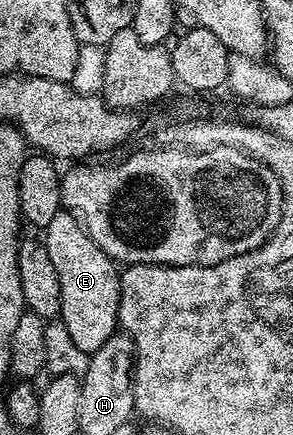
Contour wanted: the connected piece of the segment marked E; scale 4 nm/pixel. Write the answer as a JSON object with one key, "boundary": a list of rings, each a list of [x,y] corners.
{"boundary":[[[60,211],[53,215],[45,230],[45,244],[49,259],[53,259],[53,267],[57,267],[57,279],[61,283],[58,320],[65,323],[65,331],[69,331],[69,339],[73,339],[73,347],[88,355],[95,353],[117,333],[120,270],[116,262],[105,255],[97,243],[93,243],[74,212]]]}

